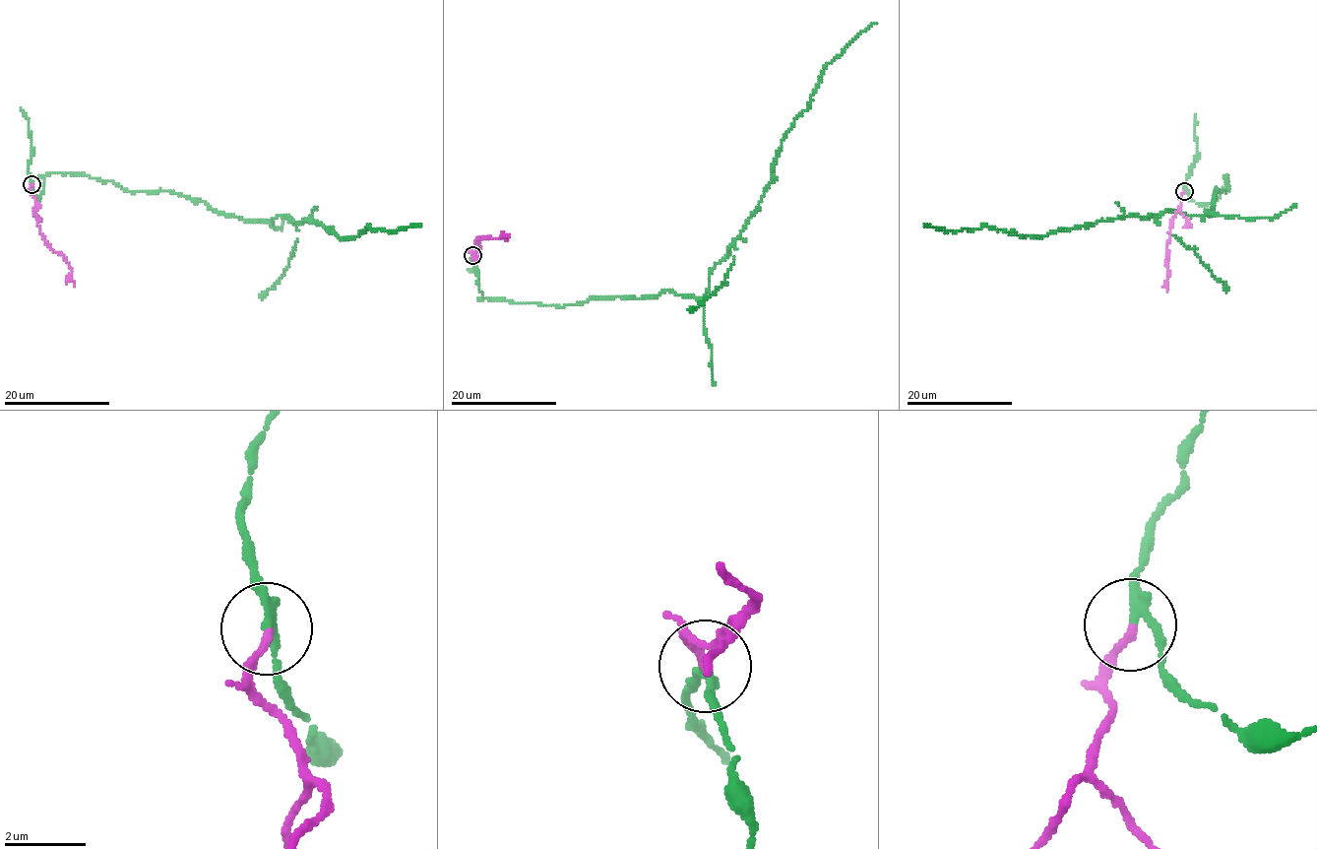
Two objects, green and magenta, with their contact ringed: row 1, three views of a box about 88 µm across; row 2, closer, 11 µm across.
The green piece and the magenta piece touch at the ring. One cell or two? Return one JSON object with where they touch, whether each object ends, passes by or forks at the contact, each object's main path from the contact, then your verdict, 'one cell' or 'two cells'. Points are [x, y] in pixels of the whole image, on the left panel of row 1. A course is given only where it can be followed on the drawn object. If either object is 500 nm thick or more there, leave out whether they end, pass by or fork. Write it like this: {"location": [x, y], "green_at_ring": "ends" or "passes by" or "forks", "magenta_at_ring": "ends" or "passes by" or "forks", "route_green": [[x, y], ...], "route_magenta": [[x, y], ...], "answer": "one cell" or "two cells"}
{"location": [31, 184], "green_at_ring": "passes by", "magenta_at_ring": "ends", "route_green": [[31, 184], [39, 200], [46, 176], [80, 173], [173, 190], [244, 221], [314, 221], [339, 238], [420, 223]], "route_magenta": [[31, 184], [30, 192], [38, 205], [35, 213], [37, 227], [44, 240], [67, 262], [73, 287]], "answer": "two cells"}

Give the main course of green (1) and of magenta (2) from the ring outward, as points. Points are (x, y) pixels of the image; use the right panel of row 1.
1: (1184, 191), (1205, 205), (1226, 175), (1210, 215), (1132, 215), (1045, 236), (923, 224)
2: (1184, 191), (1169, 233), (1166, 293)

